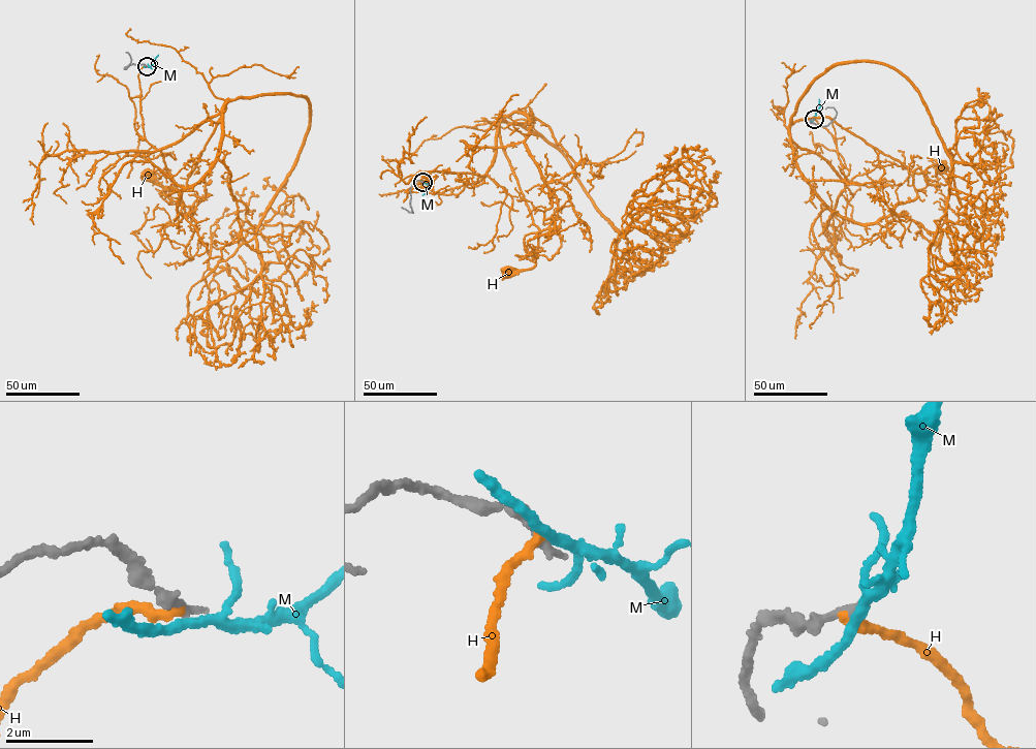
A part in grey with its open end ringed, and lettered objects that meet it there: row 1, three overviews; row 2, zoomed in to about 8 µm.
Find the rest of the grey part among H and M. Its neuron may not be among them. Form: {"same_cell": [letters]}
{"same_cell": []}

